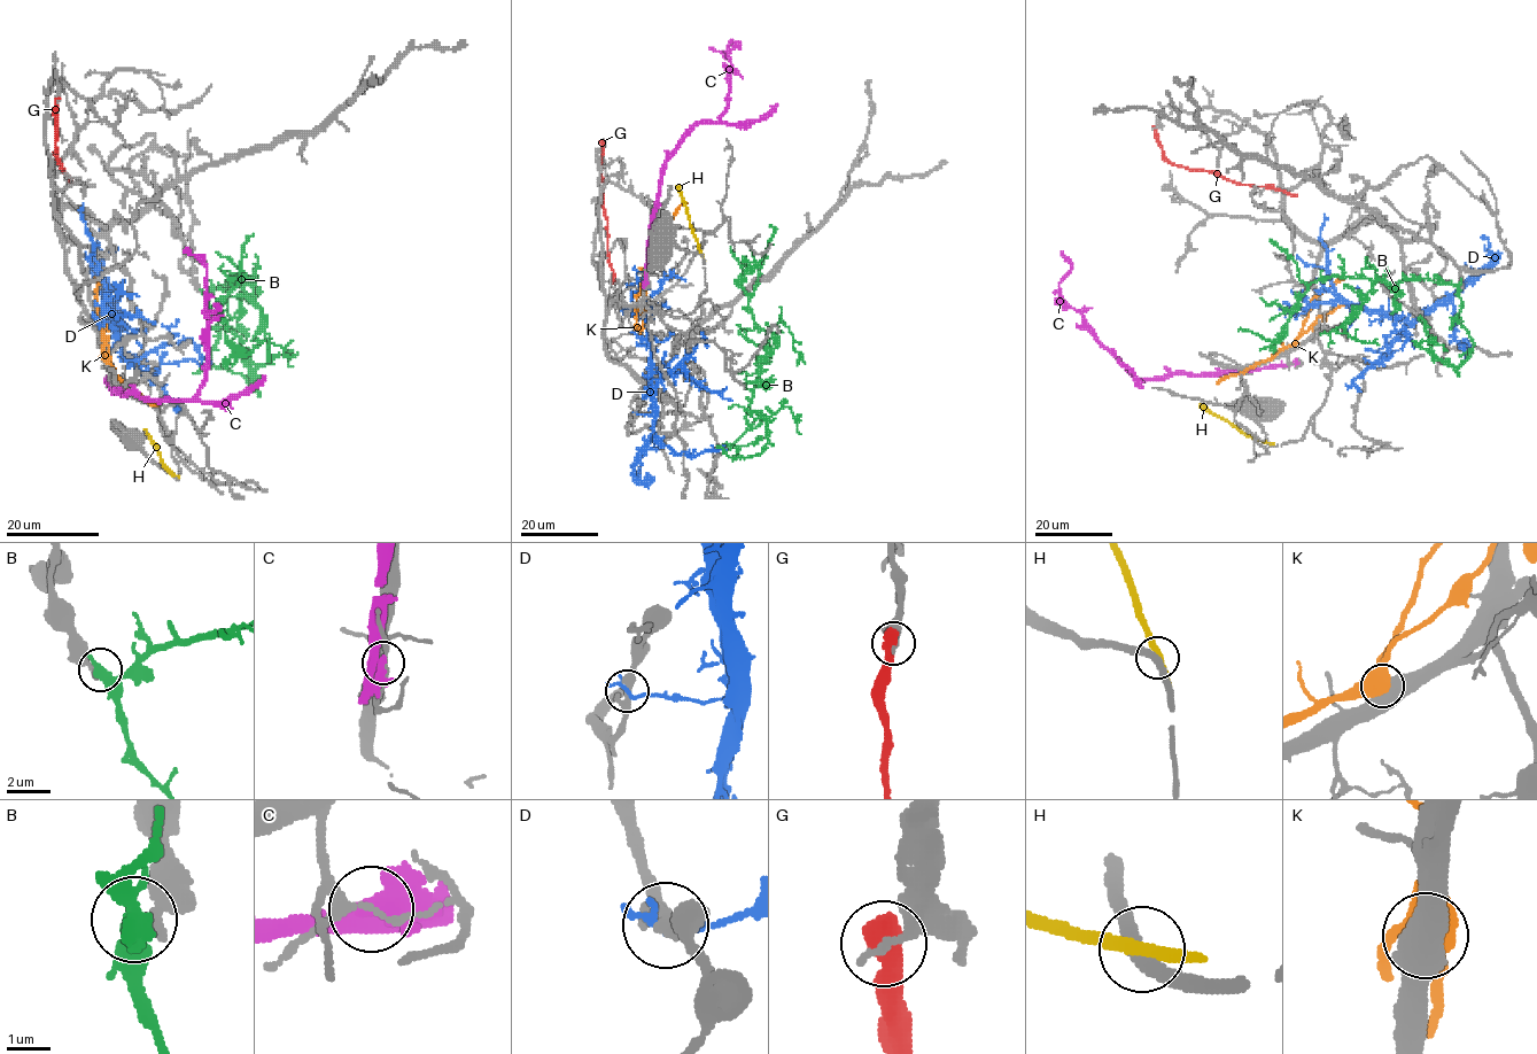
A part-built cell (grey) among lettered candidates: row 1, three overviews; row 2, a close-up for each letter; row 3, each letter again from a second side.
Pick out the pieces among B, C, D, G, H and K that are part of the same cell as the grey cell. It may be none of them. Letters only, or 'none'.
none

